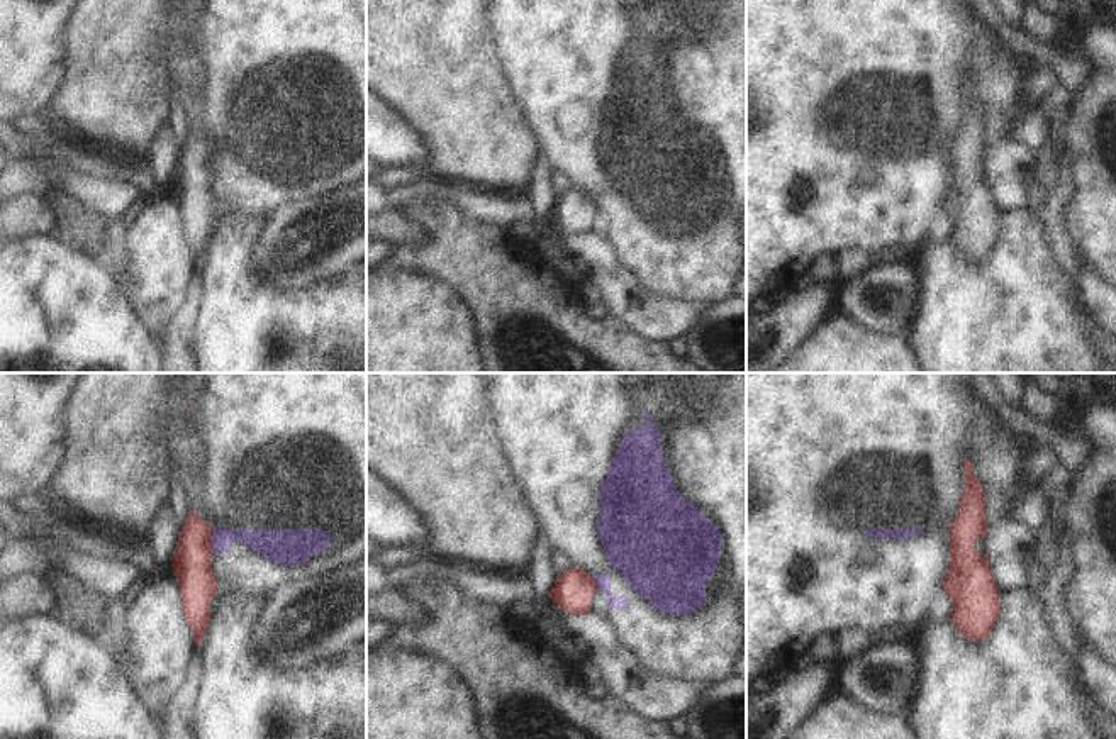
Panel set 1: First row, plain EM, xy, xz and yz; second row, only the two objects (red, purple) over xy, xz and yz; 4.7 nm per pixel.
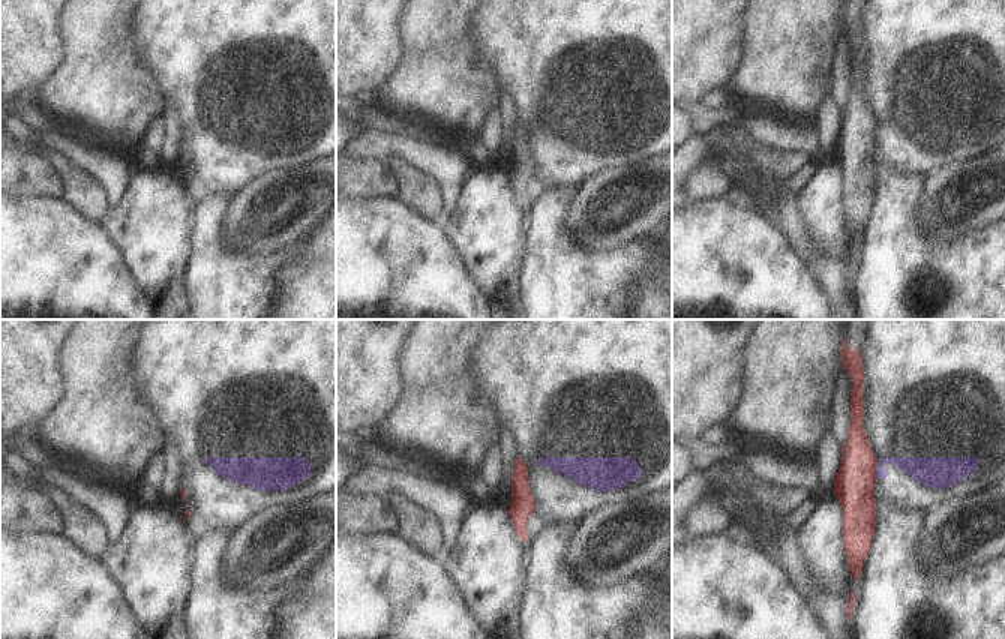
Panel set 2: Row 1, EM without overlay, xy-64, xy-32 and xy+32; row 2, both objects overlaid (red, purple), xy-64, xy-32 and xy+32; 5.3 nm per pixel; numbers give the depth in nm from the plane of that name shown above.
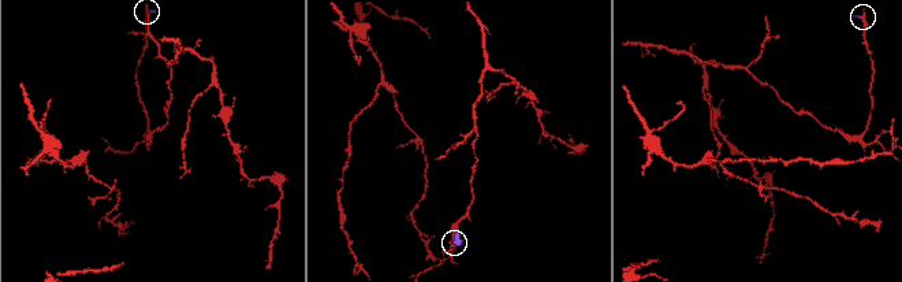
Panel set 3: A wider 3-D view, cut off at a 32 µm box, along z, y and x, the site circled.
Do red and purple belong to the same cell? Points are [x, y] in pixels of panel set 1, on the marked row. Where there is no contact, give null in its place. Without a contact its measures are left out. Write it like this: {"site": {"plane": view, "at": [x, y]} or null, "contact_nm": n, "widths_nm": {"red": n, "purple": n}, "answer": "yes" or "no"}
{"site": {"plane": "xy", "at": [211, 541]}, "contact_nm": 110, "widths_nm": {"red": 190, "purple": 130}, "answer": "no"}

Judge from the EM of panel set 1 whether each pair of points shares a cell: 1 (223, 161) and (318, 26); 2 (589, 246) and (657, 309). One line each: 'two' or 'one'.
1: one
2: one

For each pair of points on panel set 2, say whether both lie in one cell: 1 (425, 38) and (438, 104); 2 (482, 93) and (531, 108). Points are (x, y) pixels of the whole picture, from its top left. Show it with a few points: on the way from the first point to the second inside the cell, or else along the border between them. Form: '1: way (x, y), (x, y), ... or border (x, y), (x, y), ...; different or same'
1: way (438, 54), (438, 87); same
2: border (482, 56), (491, 66), (500, 87); different

